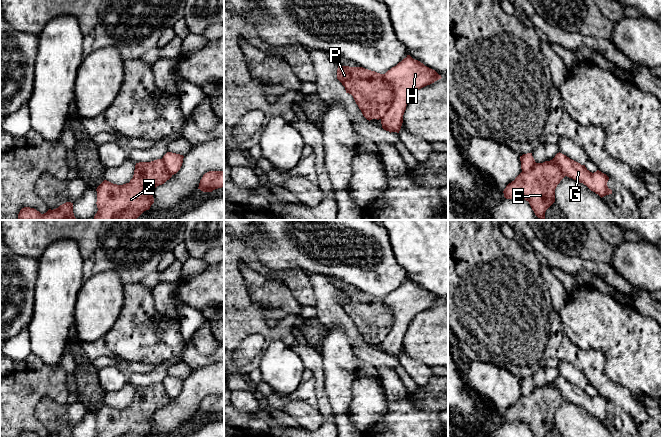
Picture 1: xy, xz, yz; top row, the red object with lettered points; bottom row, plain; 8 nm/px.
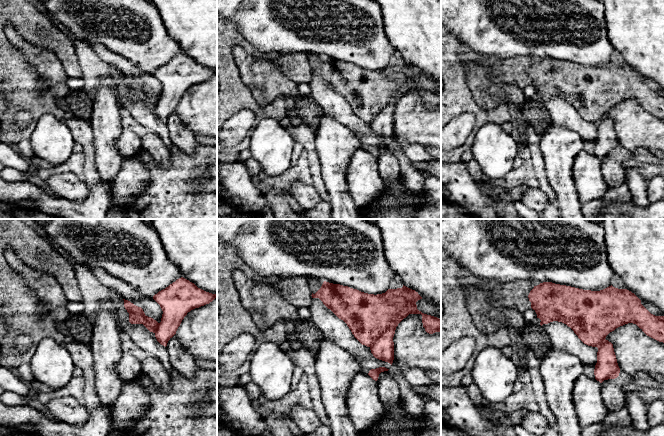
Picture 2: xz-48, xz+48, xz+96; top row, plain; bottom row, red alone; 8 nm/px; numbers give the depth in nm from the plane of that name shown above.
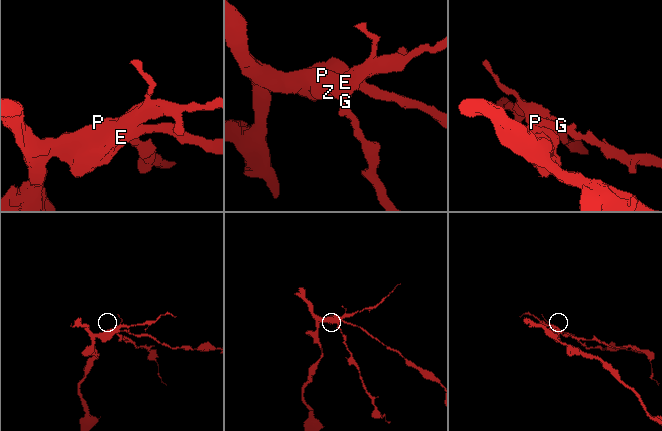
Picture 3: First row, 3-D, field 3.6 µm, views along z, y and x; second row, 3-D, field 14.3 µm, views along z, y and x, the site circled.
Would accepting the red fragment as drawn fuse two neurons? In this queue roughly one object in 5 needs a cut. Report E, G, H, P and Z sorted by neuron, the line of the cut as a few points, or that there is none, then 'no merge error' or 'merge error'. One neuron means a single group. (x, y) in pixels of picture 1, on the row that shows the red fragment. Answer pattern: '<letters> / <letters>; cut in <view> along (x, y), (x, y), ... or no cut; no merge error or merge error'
E P Z / G H; cut in xz along (383, 74), (392, 86), (393, 101), (380, 118); merge error

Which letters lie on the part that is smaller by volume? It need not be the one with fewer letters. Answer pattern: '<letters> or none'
G, H

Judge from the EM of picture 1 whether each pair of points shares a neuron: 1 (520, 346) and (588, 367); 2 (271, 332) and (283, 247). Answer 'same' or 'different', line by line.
1: same
2: different

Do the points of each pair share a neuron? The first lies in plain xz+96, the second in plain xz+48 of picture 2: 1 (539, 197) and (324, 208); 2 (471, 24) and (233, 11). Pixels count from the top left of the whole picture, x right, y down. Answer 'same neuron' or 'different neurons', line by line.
1: different neurons
2: same neuron

